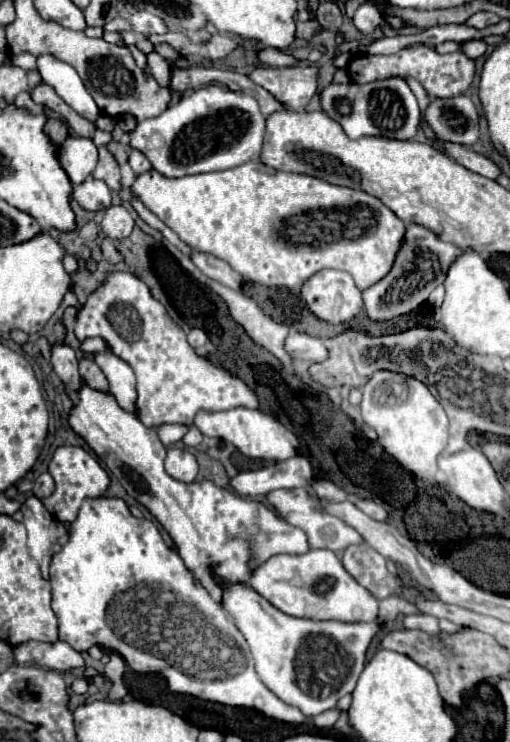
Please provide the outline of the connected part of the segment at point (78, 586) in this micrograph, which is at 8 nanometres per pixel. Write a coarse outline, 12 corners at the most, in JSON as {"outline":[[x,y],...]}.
{"outline":[[85,499],[51,559],[59,639],[173,693],[309,717],[155,523]]}

